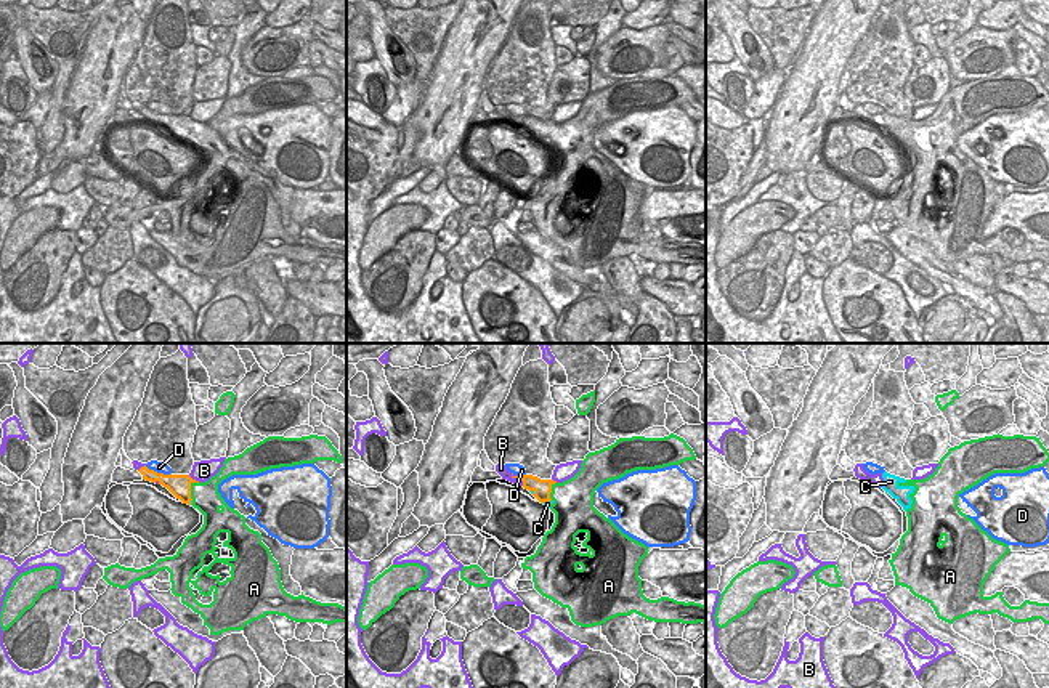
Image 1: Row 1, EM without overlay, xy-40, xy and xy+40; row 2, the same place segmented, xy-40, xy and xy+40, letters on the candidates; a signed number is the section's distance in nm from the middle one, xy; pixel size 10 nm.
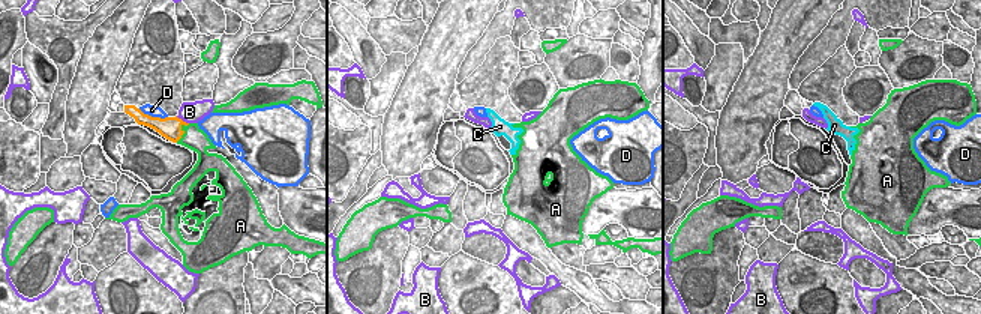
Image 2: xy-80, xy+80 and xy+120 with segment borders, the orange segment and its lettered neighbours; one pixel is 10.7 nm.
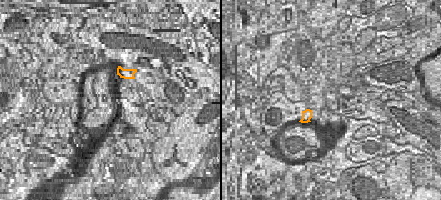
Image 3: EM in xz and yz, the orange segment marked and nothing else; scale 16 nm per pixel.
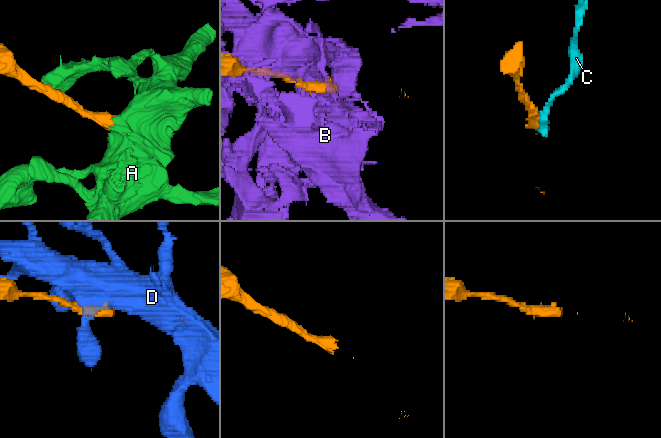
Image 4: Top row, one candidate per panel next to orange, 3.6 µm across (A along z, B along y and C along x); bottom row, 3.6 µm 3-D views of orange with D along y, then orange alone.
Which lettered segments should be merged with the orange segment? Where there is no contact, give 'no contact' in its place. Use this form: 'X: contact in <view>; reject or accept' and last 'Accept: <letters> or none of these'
A: contact in xy-40; reject
B: contact in xy; reject
C: contact in xy; reject
D: contact in xy-40; reject
Accept: none of these

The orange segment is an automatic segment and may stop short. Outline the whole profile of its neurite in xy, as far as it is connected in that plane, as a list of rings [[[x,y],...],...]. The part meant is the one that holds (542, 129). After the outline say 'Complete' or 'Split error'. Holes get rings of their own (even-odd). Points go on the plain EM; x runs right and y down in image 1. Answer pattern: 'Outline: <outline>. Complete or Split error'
Outline: [[[520,115],[520,117],[512,117],[516,120],[523,122],[523,128],[528,130],[529,133],[533,132],[534,138],[544,144],[544,143],[550,143],[550,133],[552,133],[552,127],[557,123],[553,120],[541,120],[537,117],[533,115]]]. Complete

